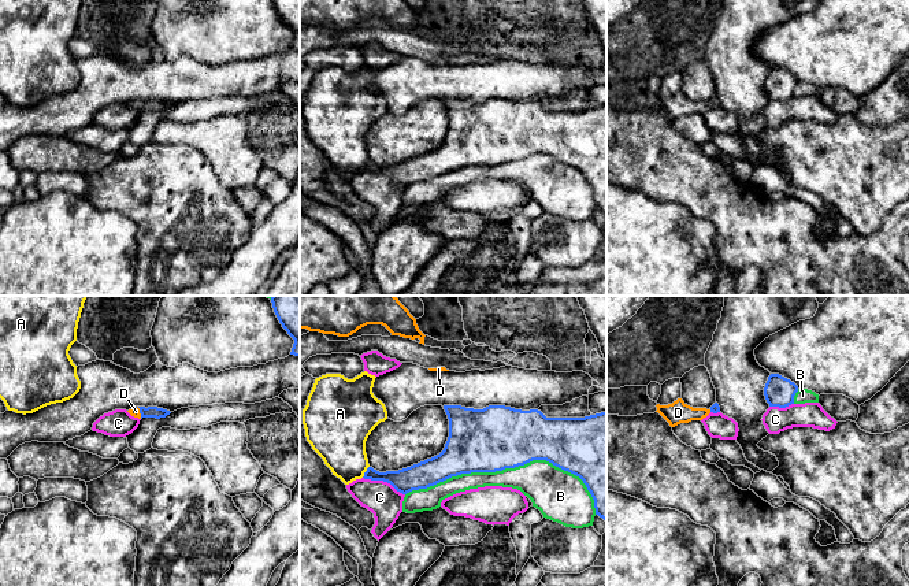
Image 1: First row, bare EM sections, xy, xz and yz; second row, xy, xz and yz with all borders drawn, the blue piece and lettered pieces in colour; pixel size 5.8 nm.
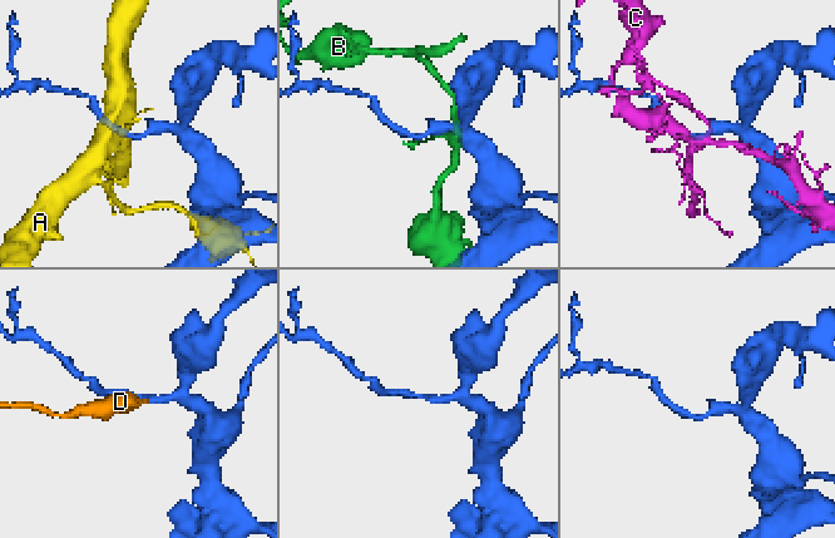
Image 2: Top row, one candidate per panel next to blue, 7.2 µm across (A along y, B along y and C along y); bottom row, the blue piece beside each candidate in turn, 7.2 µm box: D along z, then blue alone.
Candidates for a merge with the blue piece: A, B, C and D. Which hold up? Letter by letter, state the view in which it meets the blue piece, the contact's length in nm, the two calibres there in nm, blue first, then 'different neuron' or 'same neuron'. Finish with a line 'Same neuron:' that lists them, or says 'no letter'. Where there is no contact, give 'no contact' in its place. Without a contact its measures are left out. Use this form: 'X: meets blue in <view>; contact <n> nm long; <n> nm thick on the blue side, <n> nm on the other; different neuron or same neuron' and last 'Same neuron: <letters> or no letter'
A: meets blue in xz; contact 80 nm long; 140 nm thick on the blue side, 300 nm on the other; different neuron
B: meets blue in xz; contact 1150 nm long; 380 nm thick on the blue side, 260 nm on the other; different neuron
C: meets blue in xz; contact 260 nm long; 160 nm thick on the blue side, 200 nm on the other; different neuron
D: meets blue in xy; contact 80 nm long; 70 nm thick on the blue side, 50 nm on the other; same neuron
Same neuron: D

